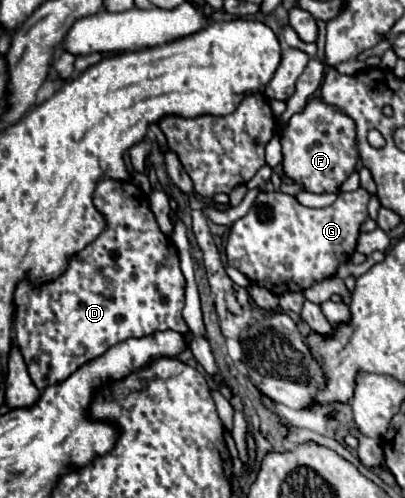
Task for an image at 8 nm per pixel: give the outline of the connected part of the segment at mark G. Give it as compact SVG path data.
M358 188L356 192L340 192L338 200L326 208L306 208L294 196L288 196L280 190L262 190L256 196L248 214L230 226L230 236L226 244L228 264L240 270L252 284L262 286L276 296L284 292L302 292L312 284L330 278L336 272L338 264L352 258L360 234L360 224L368 218L368 200L370 194L364 188Z

